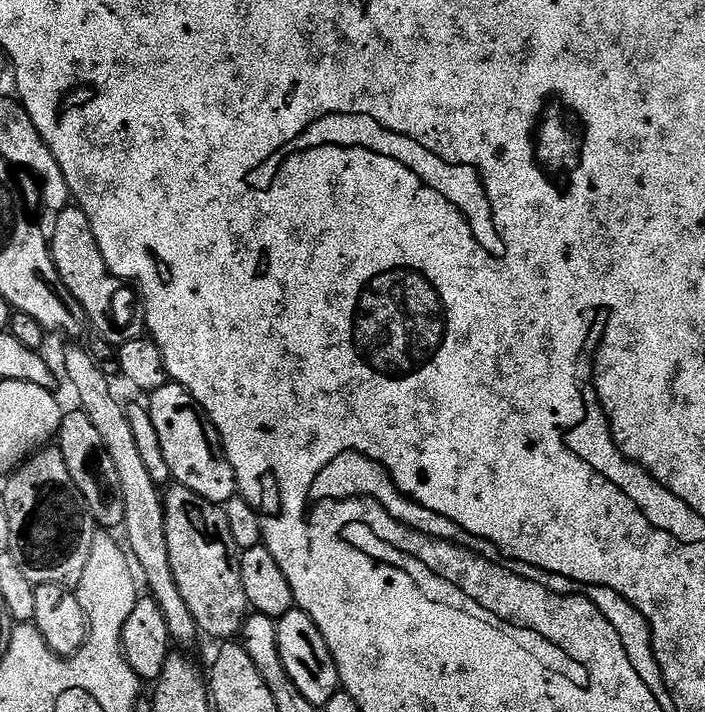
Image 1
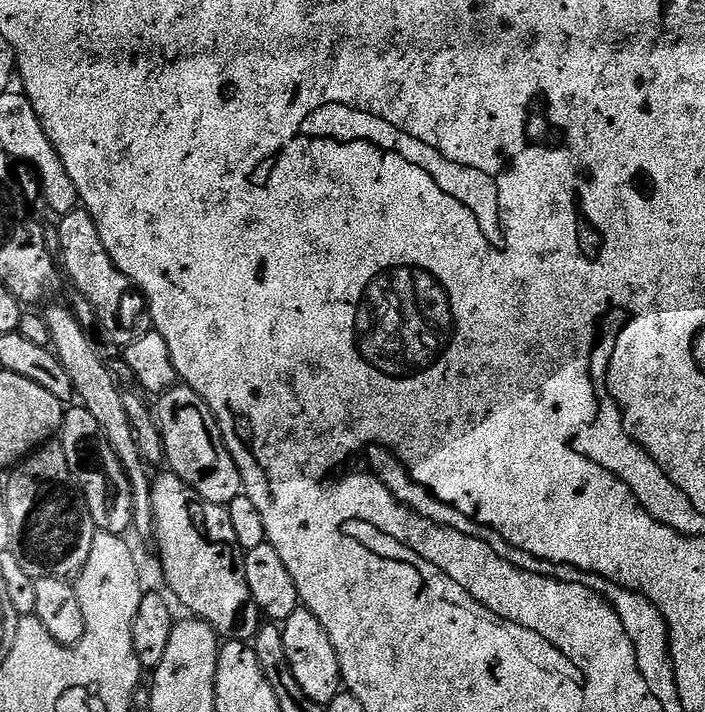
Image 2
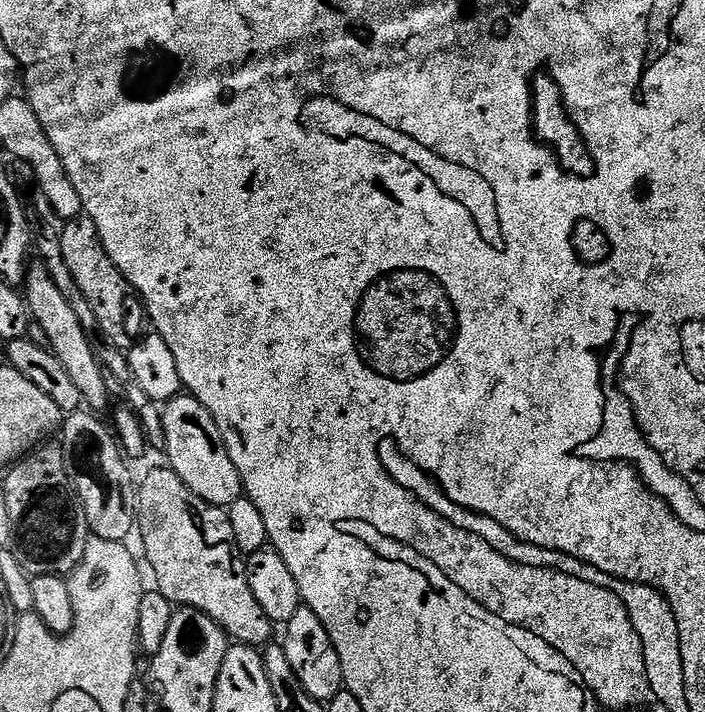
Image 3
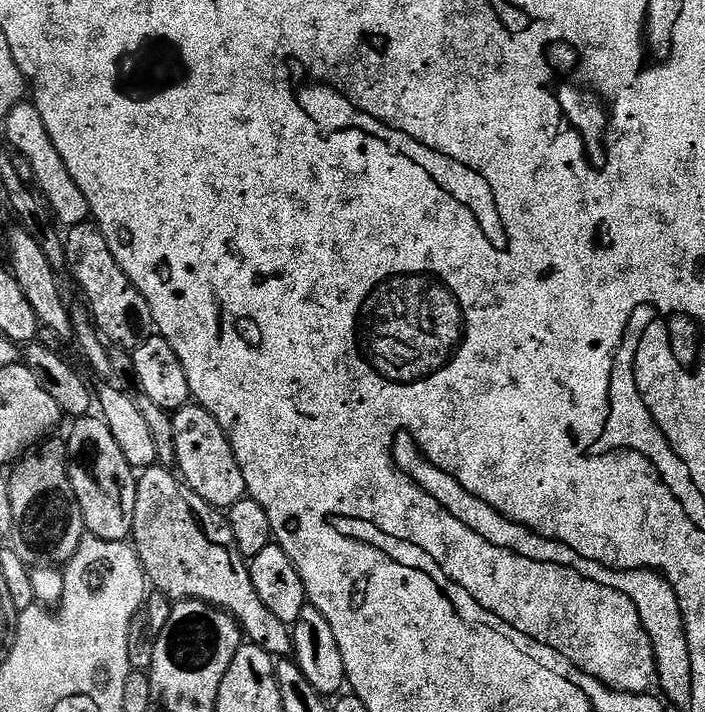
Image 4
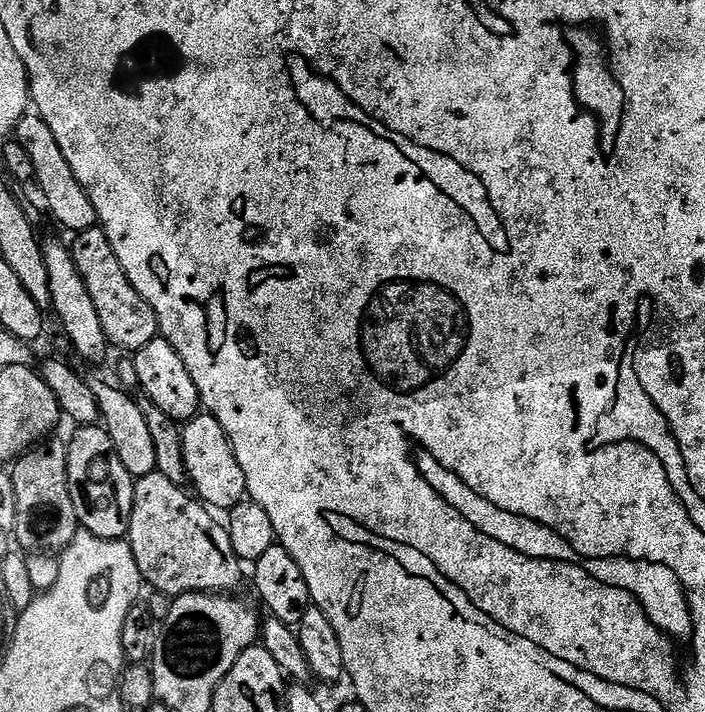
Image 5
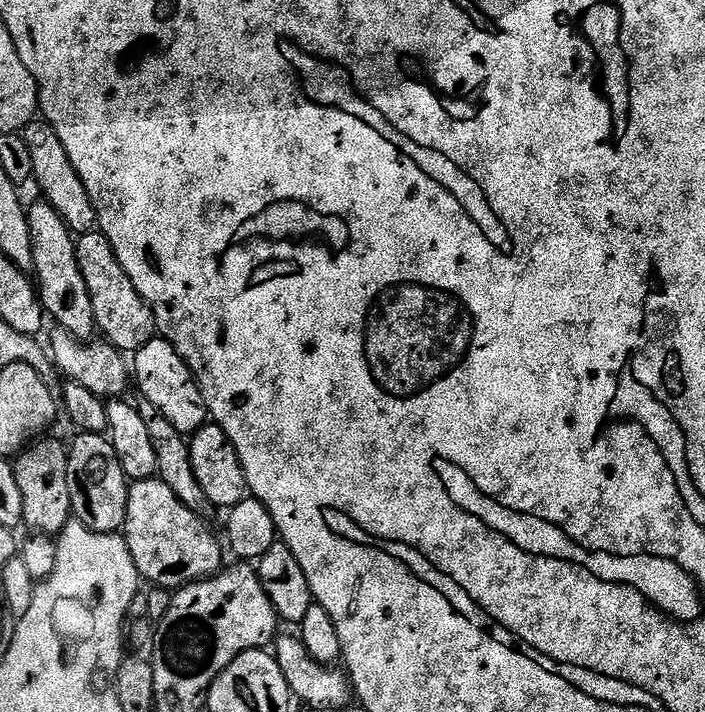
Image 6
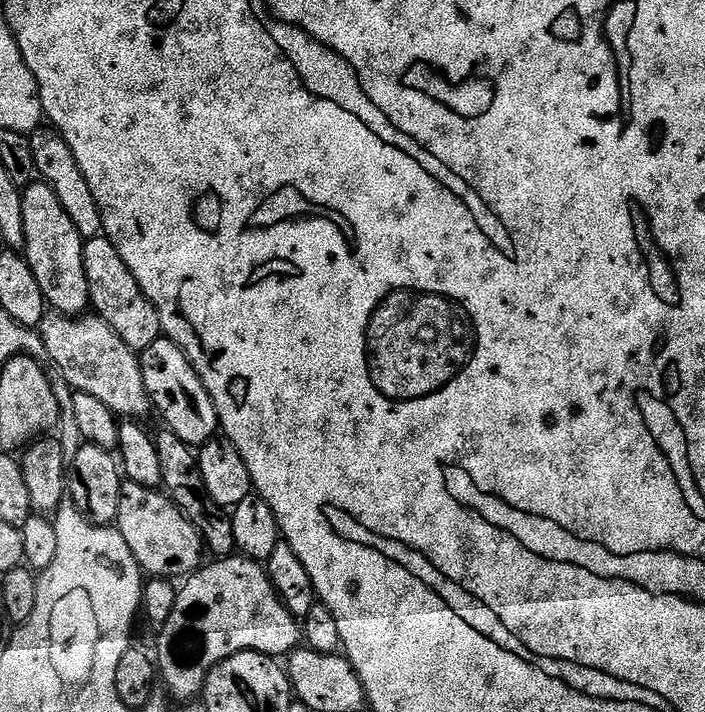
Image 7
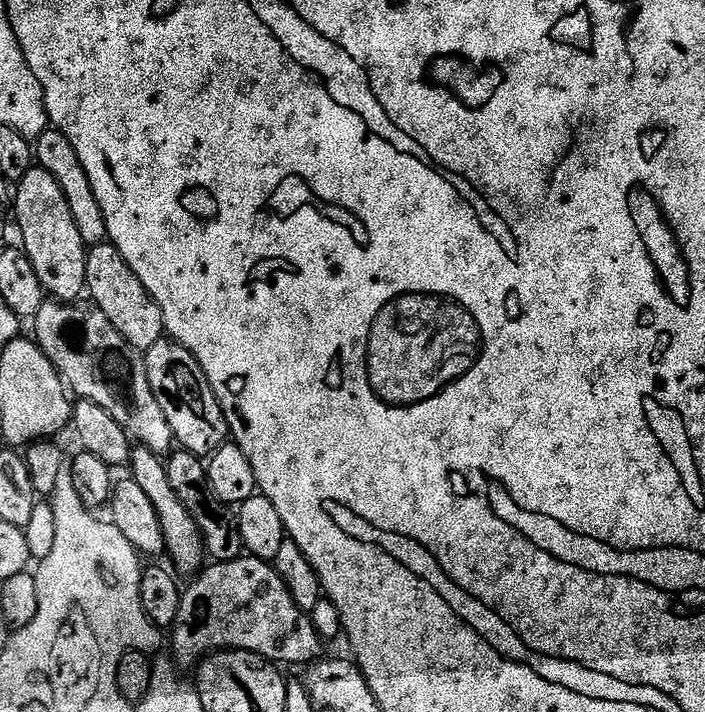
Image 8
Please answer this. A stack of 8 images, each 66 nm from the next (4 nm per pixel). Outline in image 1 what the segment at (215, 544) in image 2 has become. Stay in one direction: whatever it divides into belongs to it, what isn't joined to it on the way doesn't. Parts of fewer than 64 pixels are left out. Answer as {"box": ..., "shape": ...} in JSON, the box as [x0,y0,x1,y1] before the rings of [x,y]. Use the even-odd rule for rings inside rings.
{"box":[163,486,250,642],"shape":[[[179,486],[169,487],[163,501],[166,542],[170,546],[170,570],[174,570],[174,582],[178,582],[178,590],[182,593],[190,614],[194,614],[197,629],[203,635],[205,632],[206,635],[213,636],[216,642],[235,641],[244,631],[244,623],[248,621],[250,609],[246,589],[242,587],[241,548],[235,544],[231,536],[230,522],[227,521],[225,509],[194,494],[194,490],[186,490]]]}

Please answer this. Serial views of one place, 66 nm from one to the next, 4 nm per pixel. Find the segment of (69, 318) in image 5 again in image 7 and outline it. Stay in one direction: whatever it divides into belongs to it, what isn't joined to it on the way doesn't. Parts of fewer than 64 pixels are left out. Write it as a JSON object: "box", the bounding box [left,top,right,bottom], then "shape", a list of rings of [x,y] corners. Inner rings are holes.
{"box":[21,180,90,315],"shape":[[[38,180],[28,184],[21,193],[22,218],[26,231],[24,257],[28,261],[38,286],[42,289],[45,303],[59,315],[83,315],[90,306],[89,283],[82,266],[84,240],[62,209],[58,196],[52,187]]]}

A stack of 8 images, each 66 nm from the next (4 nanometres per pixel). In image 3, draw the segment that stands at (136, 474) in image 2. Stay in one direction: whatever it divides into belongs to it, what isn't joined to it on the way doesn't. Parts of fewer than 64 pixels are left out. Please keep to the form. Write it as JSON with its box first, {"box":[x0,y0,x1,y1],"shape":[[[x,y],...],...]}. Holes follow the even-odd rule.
{"box":[22,263,110,410],"shape":[[[29,263],[28,272],[24,275],[22,295],[28,303],[29,317],[42,328],[49,339],[48,351],[58,358],[58,362],[62,362],[62,366],[66,366],[66,374],[70,374],[74,386],[78,386],[81,401],[92,410],[106,407],[110,393],[104,381],[106,372],[101,367],[97,349],[94,344],[92,348],[93,341],[86,334],[86,330],[82,330],[82,322],[78,322],[70,302],[66,302],[58,286],[54,286],[54,278],[50,278],[50,270],[46,270],[44,264]]]}

